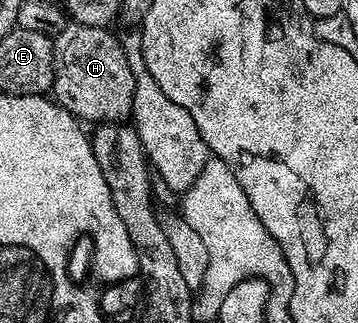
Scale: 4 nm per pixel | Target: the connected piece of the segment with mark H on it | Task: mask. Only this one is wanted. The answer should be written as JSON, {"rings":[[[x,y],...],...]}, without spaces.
{"rings":[[[68,22],[52,40],[54,49],[54,81],[51,94],[55,102],[66,108],[71,115],[85,124],[99,125],[101,123],[118,123],[127,120],[132,113],[134,101],[134,85],[136,78],[119,38],[112,36],[113,32],[106,27],[91,27]]]}

